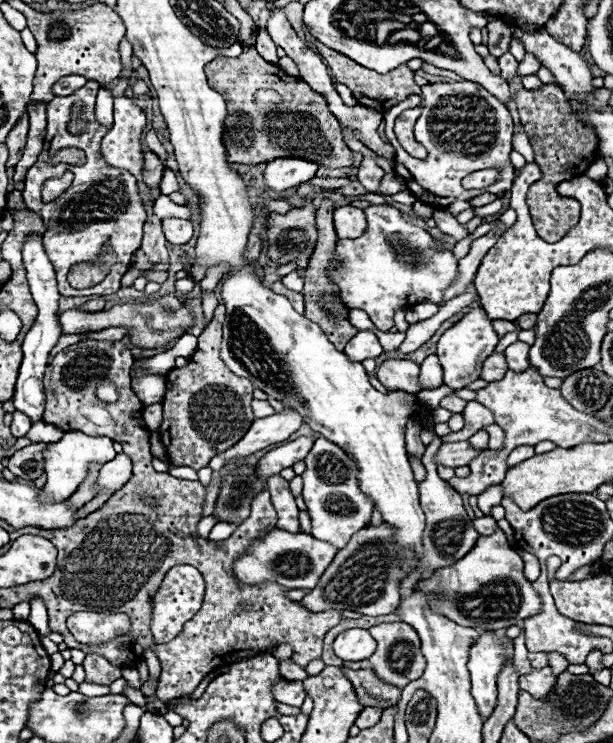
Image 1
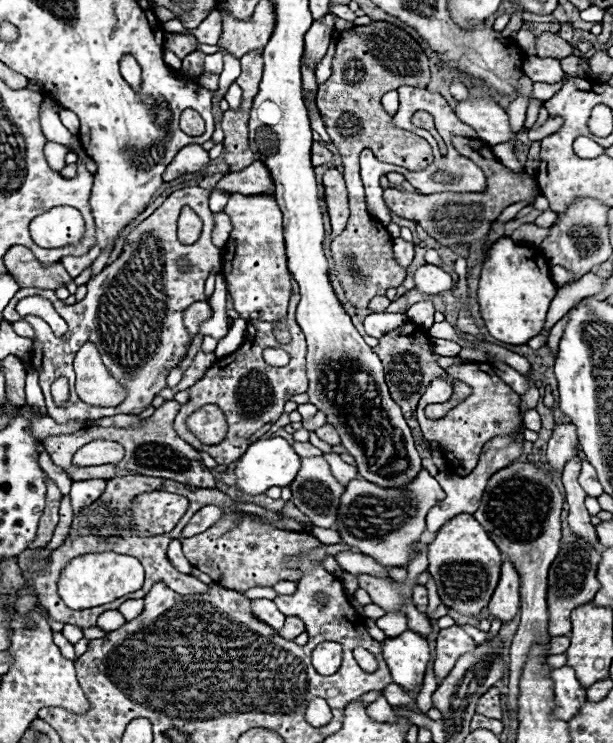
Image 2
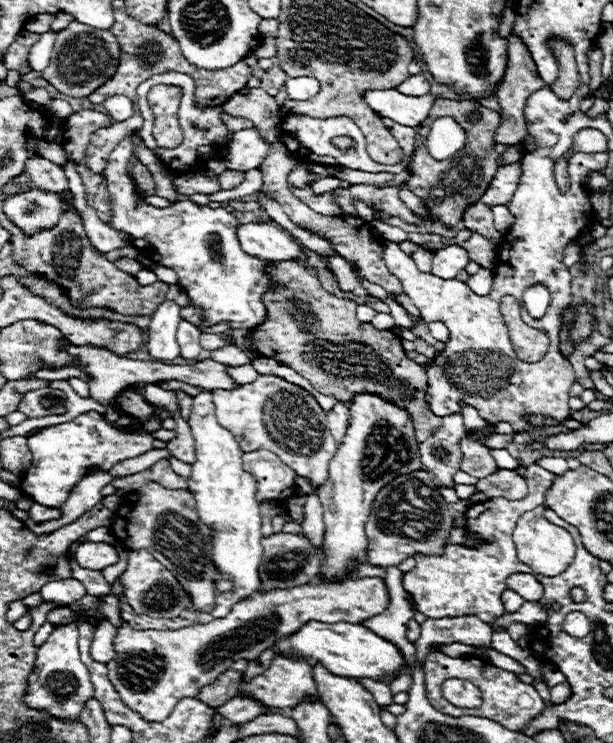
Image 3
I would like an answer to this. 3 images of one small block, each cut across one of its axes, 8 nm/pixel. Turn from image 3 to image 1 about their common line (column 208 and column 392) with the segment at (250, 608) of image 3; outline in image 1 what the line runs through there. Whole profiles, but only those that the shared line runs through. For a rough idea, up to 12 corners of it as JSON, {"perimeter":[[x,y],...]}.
{"perimeter":[[376,624],[370,658],[378,678],[404,688],[424,672],[418,634]]}

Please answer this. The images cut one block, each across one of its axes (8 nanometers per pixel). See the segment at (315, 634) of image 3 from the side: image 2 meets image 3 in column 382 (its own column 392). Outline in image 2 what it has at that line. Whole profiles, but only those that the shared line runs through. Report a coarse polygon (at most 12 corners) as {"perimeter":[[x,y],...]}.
{"perimeter":[[406,630],[382,642],[392,678],[420,692],[430,662],[426,638]]}

